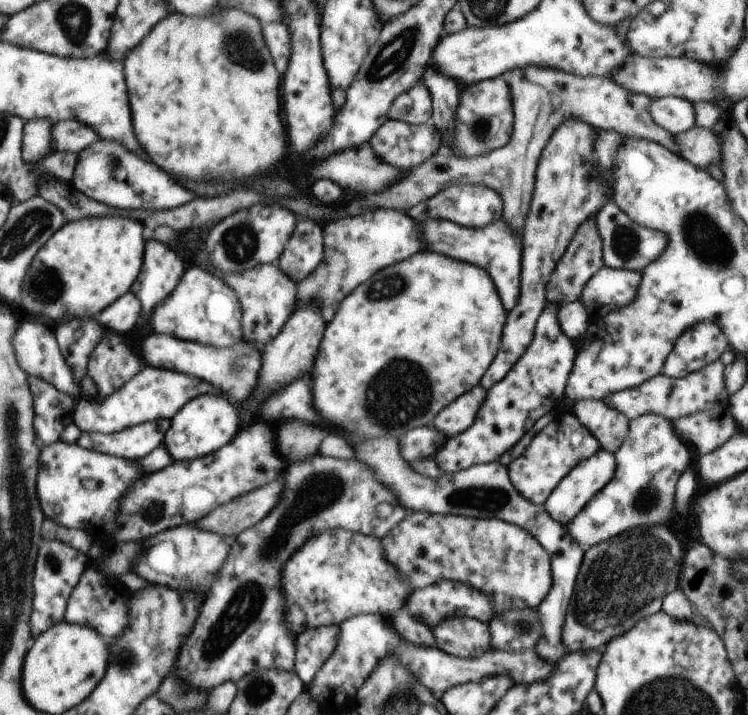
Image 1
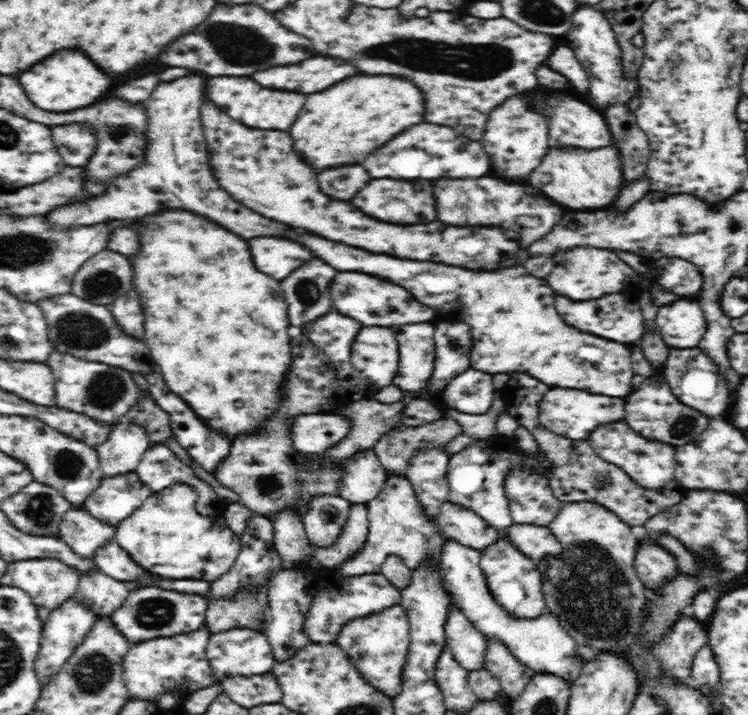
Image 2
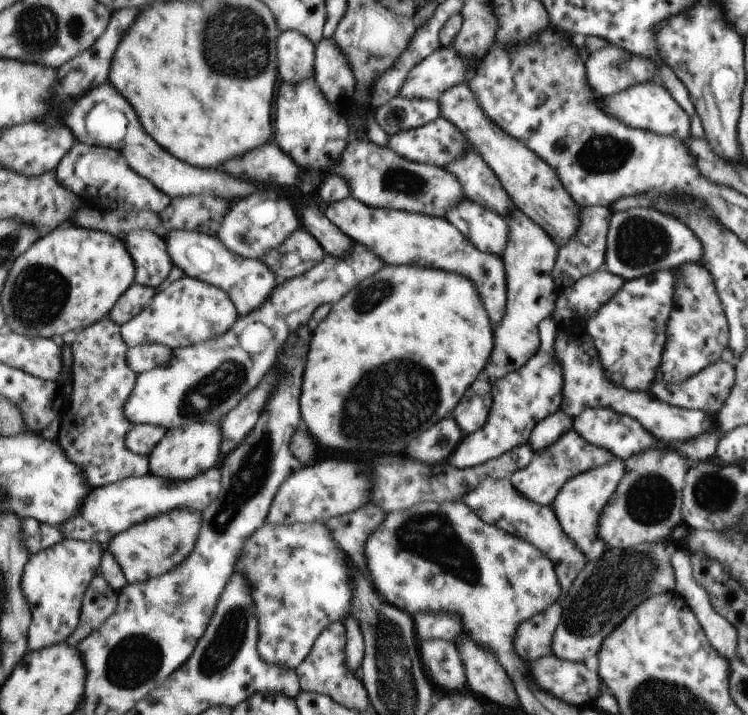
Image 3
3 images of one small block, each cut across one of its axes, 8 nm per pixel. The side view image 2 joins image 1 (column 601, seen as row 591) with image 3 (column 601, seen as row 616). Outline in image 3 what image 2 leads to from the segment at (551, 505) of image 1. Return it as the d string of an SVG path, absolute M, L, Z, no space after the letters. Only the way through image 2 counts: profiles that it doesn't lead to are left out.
M615 458L614 461L610 461L608 464L590 469L589 471L583 472L582 474L576 475L574 478L567 480L567 482L564 483L564 486L560 489L559 494L556 495L556 498L553 500L551 507L560 526L563 528L566 536L568 536L568 538L570 538L570 540L572 540L572 542L582 551L587 562L598 560L610 548L610 546L607 546L605 543L605 540L602 540L599 535L600 517L603 508L608 504L608 501L617 491L618 487L620 487L619 482L625 472L626 469L624 462Z

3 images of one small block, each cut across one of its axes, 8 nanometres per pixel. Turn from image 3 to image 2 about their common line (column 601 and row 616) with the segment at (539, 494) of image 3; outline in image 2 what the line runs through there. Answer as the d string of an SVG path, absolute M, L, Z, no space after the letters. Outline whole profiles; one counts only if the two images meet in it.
M452 604L445 624L445 644L454 659L467 671L482 669L489 639L477 630L460 609Z

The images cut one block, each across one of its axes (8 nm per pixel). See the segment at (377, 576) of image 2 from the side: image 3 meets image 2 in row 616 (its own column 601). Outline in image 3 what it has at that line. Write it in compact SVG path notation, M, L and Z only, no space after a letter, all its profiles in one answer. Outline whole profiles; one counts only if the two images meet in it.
M660 270L652 276L652 280L646 280L648 277L638 277L629 281L626 281L617 291L616 296L612 296L610 300L602 308L599 308L590 318L587 319L586 330L587 333L594 339L596 350L599 354L601 363L604 367L606 376L610 378L612 382L617 385L623 386L631 391L643 391L650 388L652 382L654 382L654 376L656 376L656 368L660 364L660 356L662 356L662 350L664 350L664 340L666 340L666 320L668 320L668 312L672 310L672 290L674 290L674 274L670 270Z

